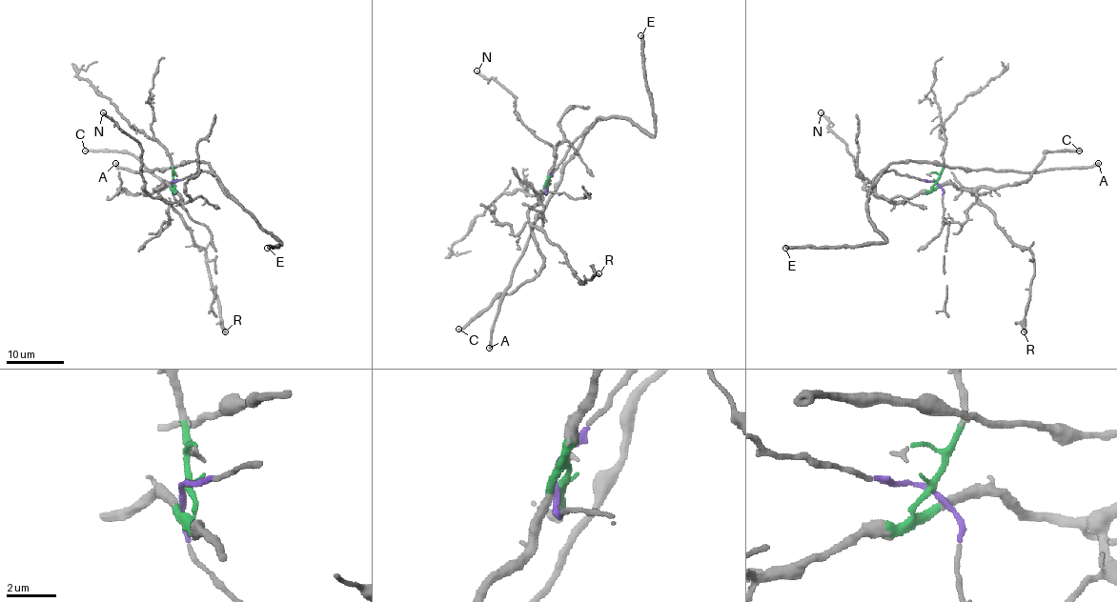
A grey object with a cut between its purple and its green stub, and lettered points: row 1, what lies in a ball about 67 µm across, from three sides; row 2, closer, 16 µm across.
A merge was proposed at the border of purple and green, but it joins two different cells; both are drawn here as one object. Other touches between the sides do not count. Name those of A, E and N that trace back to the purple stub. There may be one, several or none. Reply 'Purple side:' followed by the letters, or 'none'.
Purple side: A, E

